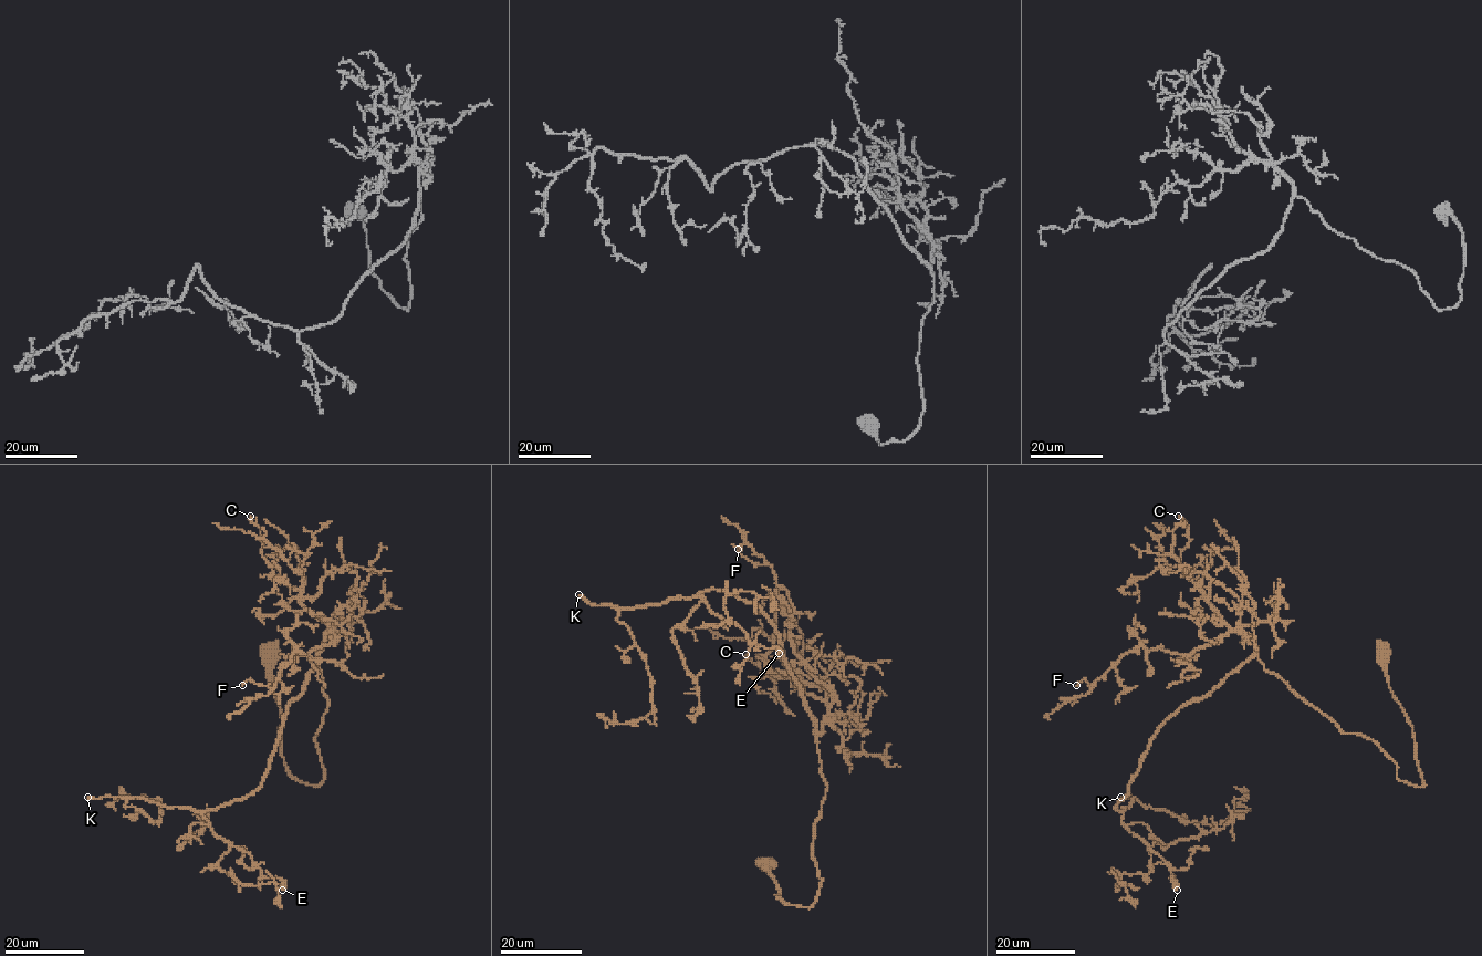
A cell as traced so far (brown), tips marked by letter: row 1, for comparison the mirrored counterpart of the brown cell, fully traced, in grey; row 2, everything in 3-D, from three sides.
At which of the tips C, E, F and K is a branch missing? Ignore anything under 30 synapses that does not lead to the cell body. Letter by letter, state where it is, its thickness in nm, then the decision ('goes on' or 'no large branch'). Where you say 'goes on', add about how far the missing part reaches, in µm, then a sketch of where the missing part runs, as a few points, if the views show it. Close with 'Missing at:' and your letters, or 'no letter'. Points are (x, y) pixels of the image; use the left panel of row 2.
C: place (250, 516); calibre 140 nm; no large branch
E: place (282, 890); calibre 440 nm; no large branch
F: place (242, 685); calibre 120 nm; no large branch
K: place (87, 797); calibre 240 nm; goes on; missing 90 µm
Missing at: K

